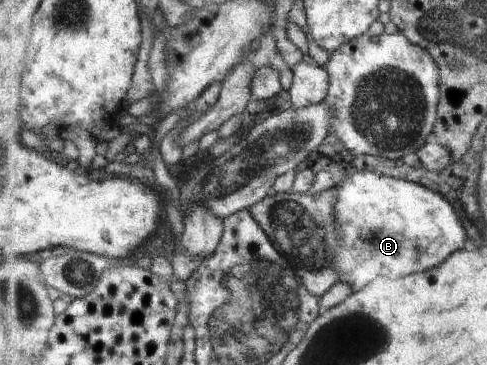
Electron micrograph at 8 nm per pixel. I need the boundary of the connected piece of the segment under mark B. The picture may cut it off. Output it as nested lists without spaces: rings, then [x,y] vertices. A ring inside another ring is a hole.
[[[365,171],[365,173],[355,173],[351,175],[349,179],[345,180],[343,185],[338,185],[337,189],[337,229],[341,231],[339,233],[339,249],[337,249],[337,271],[341,275],[343,282],[349,283],[354,288],[354,291],[359,291],[363,288],[367,288],[369,284],[372,284],[379,276],[400,278],[403,276],[413,275],[413,273],[419,273],[422,271],[429,271],[429,269],[435,269],[439,265],[443,265],[445,261],[449,259],[456,251],[466,249],[467,241],[469,241],[469,233],[465,229],[465,225],[461,223],[455,207],[451,205],[451,201],[447,199],[442,193],[433,191],[427,186],[415,183],[414,181],[397,179],[389,175],[379,175],[379,173],[373,173],[372,171]]]

